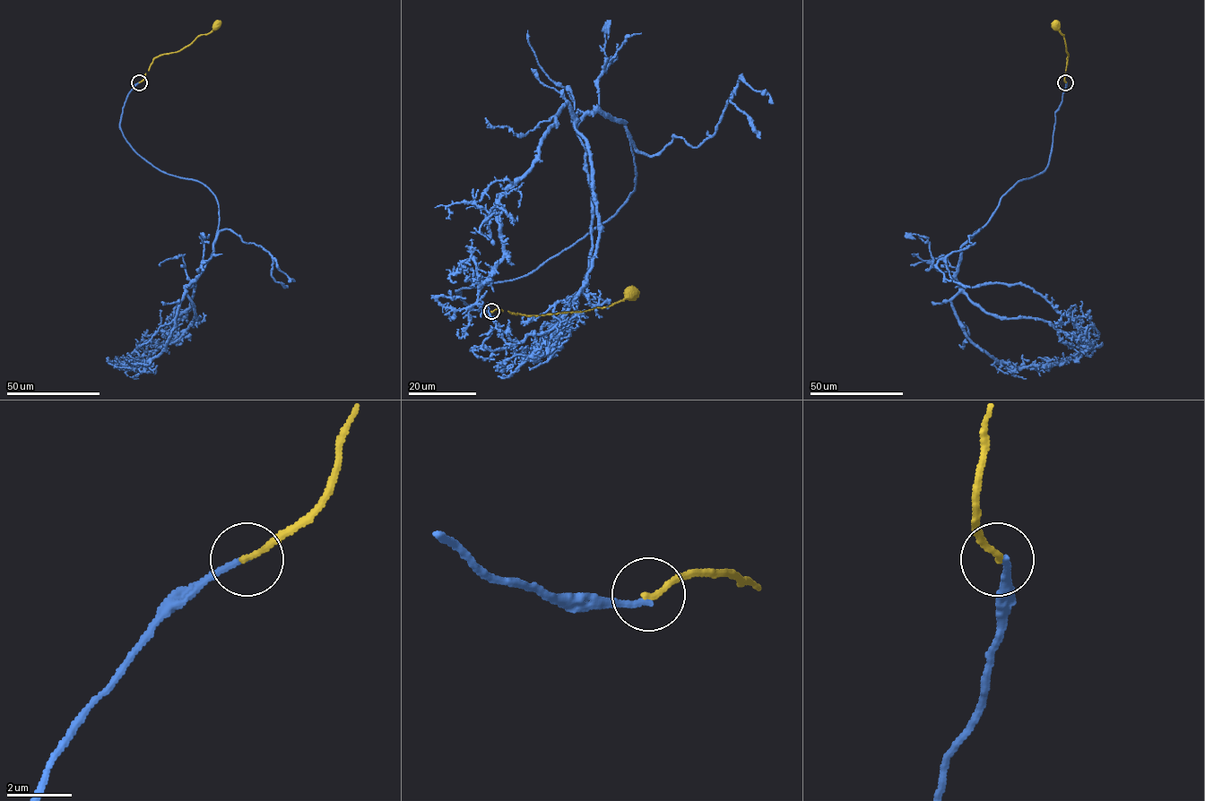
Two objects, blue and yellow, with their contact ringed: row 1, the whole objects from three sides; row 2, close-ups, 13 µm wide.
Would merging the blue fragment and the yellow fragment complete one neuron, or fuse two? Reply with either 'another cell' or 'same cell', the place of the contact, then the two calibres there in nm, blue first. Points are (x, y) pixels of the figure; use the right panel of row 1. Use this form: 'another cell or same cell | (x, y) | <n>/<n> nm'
another cell | (1065, 82) | 190/180 nm

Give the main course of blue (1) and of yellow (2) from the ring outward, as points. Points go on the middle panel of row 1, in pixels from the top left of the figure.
1: (491, 312), (456, 290), (635, 188), (625, 121), (567, 103), (500, 198), (496, 271), (448, 290)
2: (491, 311), (501, 309), (535, 315), (580, 312), (612, 305), (630, 293)

